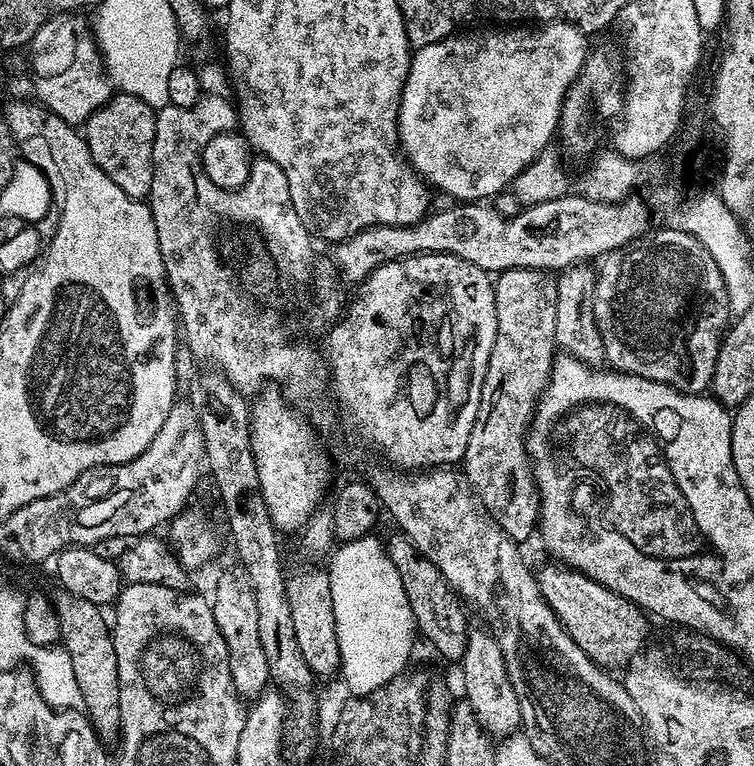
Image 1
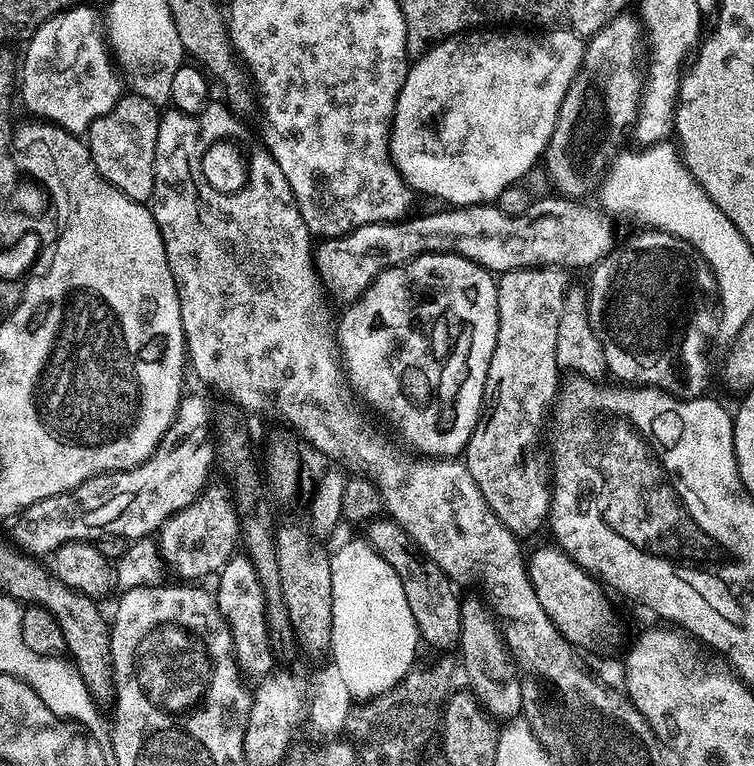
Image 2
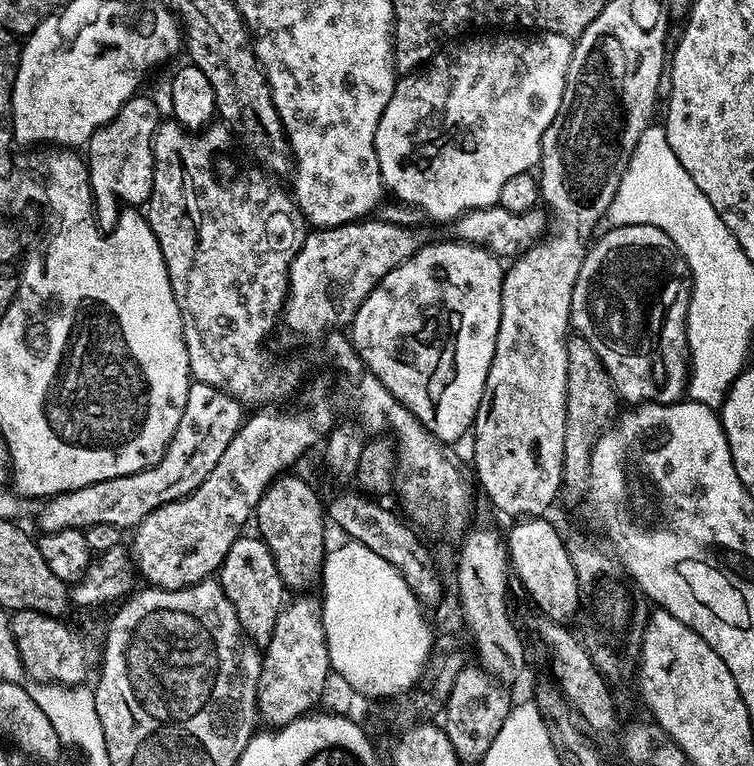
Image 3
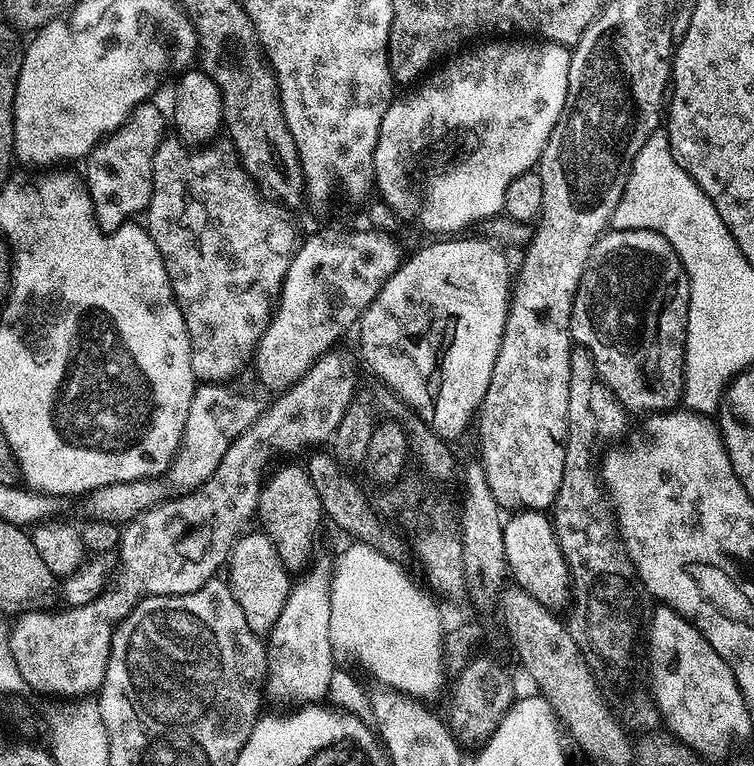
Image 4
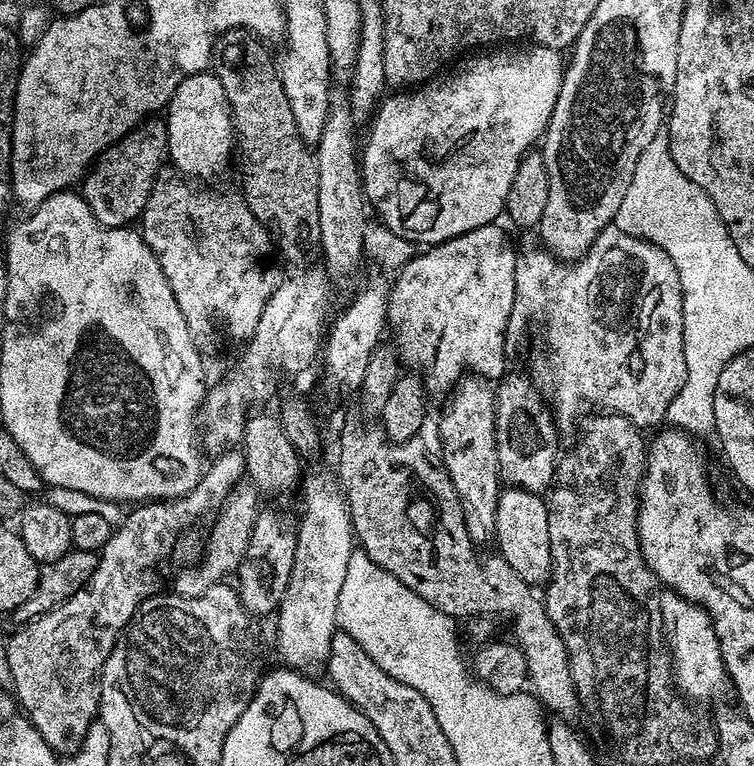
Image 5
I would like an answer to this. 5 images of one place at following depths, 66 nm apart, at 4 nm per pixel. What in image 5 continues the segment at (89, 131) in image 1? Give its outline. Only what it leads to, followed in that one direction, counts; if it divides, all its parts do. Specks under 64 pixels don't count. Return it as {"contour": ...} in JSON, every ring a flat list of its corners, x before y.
{"contour":[[145,118,96,157,82,181,82,195,102,227,122,228,143,217,146,202,161,175,160,163,165,163,167,155,165,121]]}

